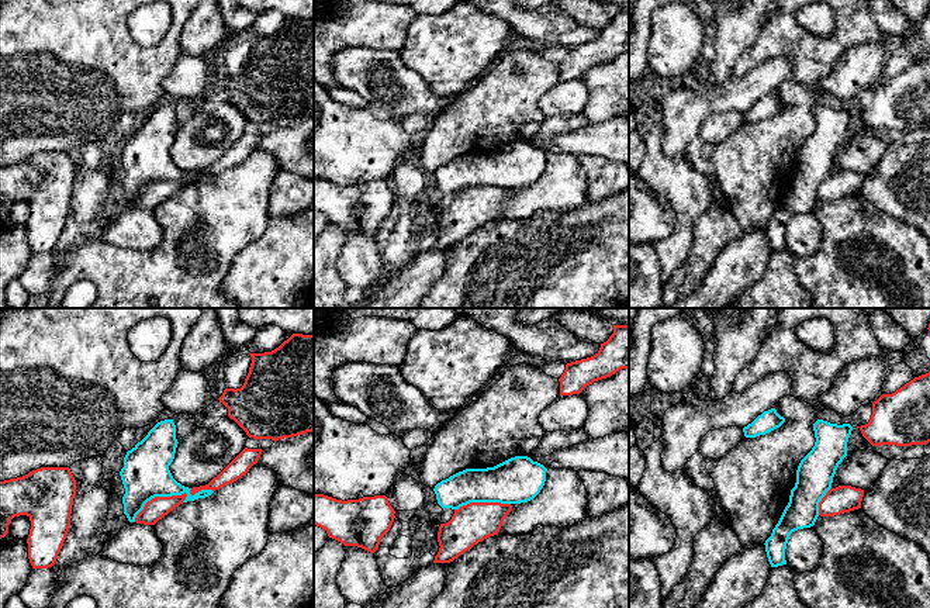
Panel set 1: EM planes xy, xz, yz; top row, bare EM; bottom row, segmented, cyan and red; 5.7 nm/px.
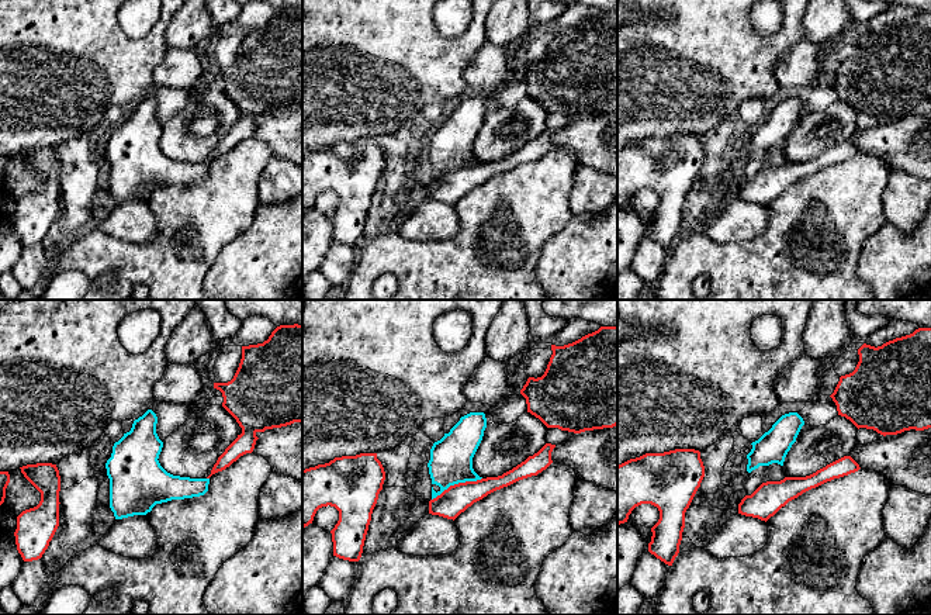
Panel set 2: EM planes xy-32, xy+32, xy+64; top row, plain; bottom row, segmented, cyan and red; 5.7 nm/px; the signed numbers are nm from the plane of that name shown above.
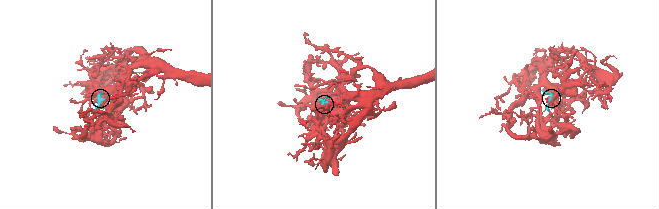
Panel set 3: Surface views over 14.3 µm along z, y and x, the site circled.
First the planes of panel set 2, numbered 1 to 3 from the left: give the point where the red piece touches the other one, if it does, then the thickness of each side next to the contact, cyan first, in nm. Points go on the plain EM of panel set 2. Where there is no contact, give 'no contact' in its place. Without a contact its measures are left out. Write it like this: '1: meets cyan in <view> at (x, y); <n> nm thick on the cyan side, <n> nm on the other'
1: no contact
2: meets cyan in xy+32 at (456, 168); 240 nm thick on the cyan side, 160 nm on the other
3: no contact

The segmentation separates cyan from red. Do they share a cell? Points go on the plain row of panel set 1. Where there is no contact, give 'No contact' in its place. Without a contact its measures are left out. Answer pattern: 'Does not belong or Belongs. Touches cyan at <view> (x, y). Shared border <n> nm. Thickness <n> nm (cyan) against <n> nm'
Belongs. Touches cyan at xy (170, 180). Shared border 480 nm. Thickness 280 nm (cyan) against 120 nm

